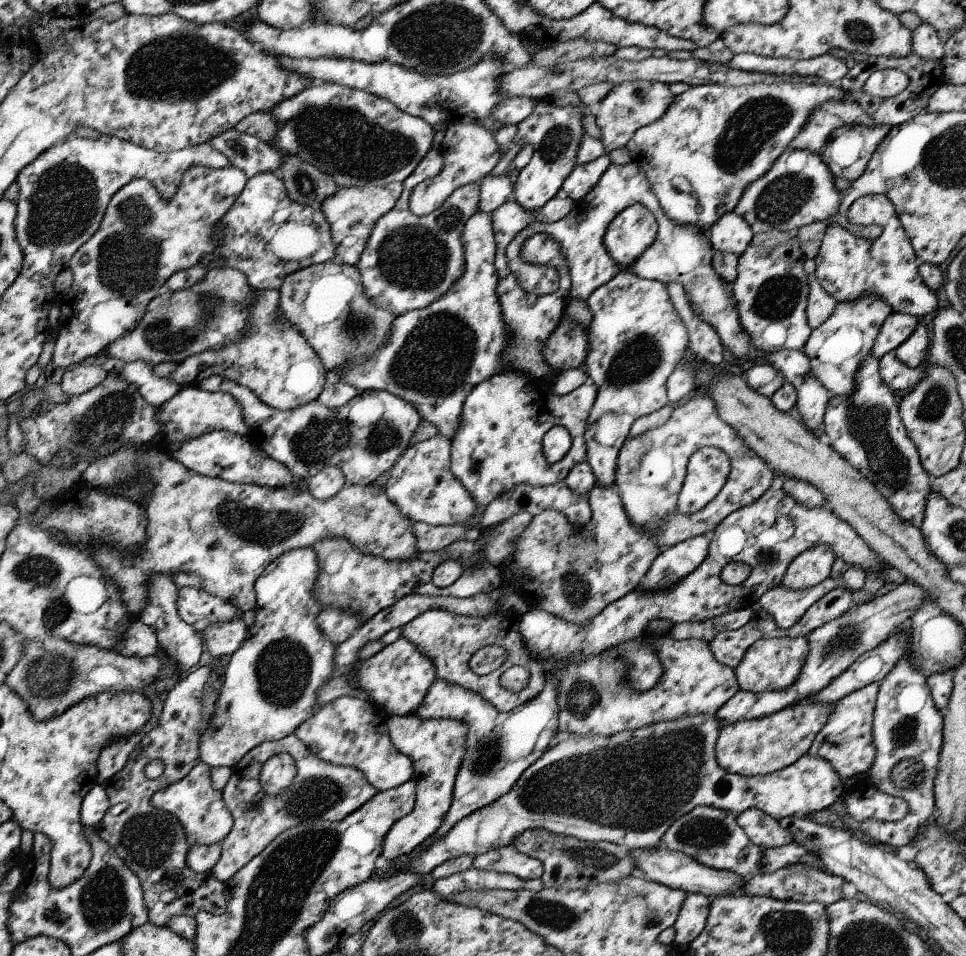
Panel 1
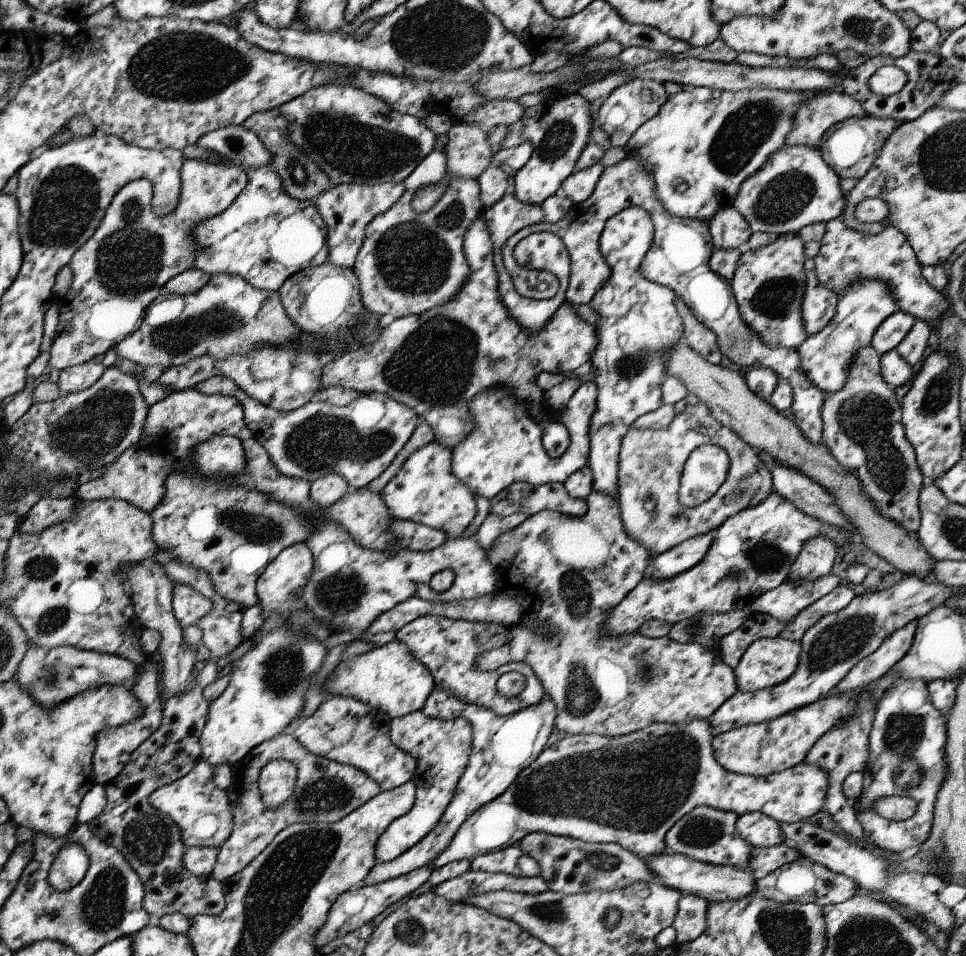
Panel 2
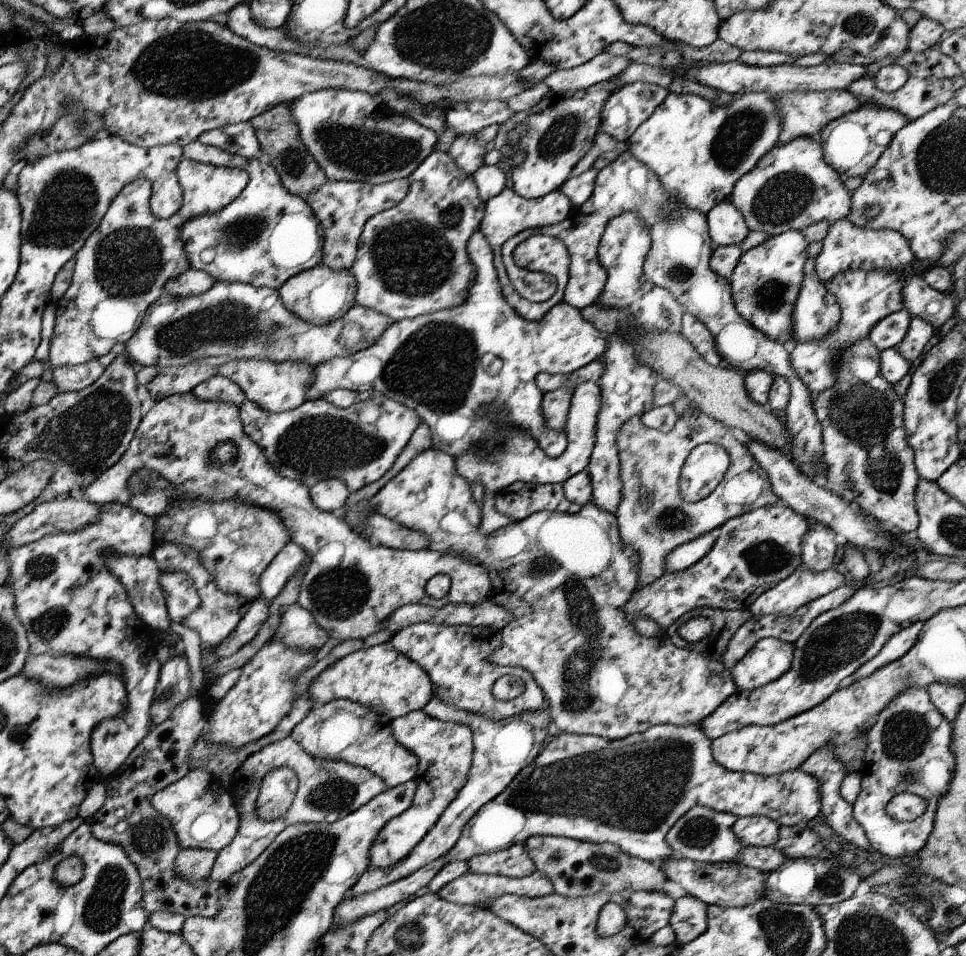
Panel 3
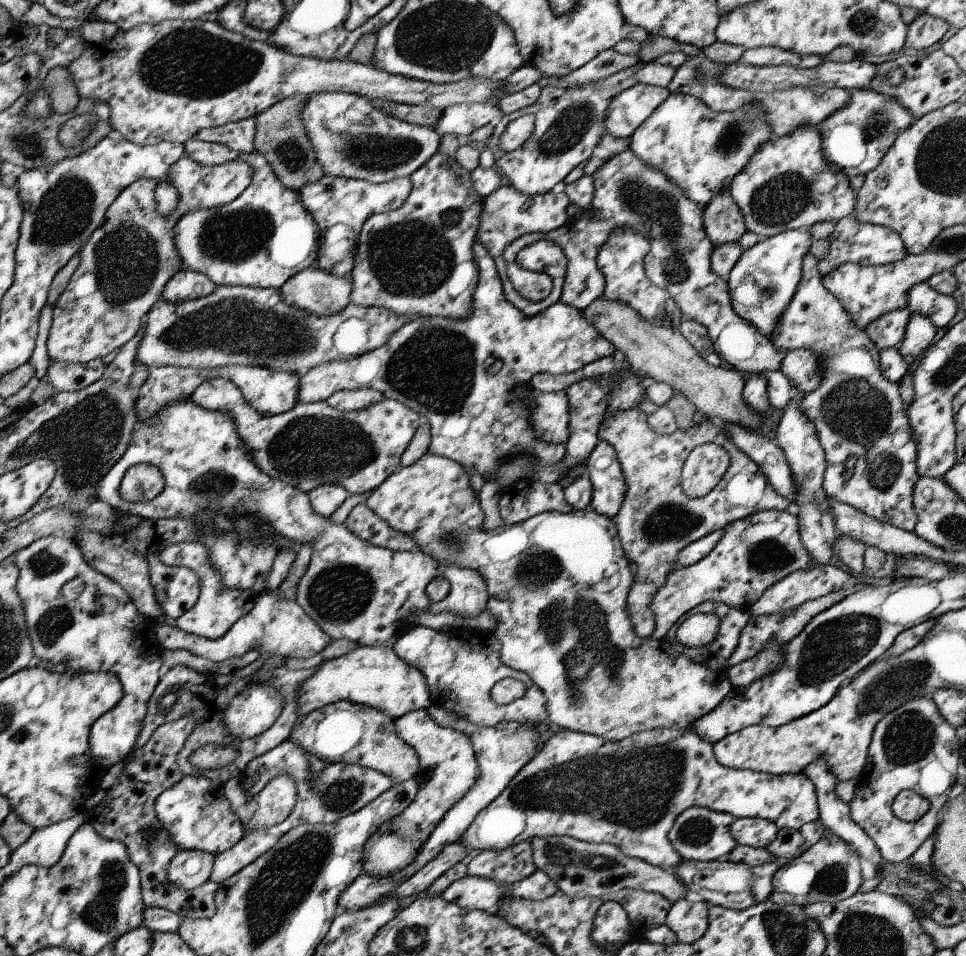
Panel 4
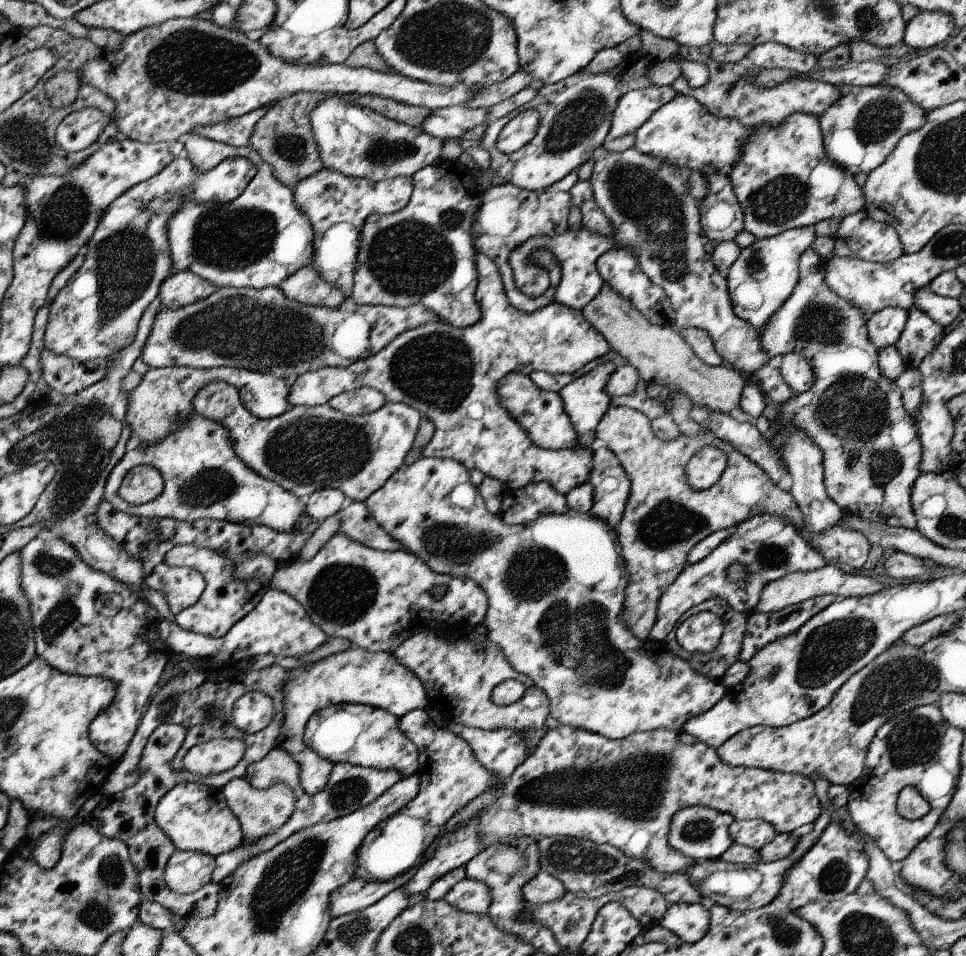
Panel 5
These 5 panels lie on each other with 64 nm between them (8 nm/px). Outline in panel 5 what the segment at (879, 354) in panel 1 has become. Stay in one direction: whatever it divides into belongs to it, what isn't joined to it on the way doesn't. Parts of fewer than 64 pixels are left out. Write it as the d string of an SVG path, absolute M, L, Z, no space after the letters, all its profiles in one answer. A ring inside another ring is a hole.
M884 307L867 318L867 331L874 346L892 346L906 326L908 311L902 307Z

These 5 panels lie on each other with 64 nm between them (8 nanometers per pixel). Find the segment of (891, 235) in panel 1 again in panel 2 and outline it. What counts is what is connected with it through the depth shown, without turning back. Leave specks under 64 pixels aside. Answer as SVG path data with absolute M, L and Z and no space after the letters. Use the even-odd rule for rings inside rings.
M840 218L827 222L827 229L816 256L818 280L836 294L847 289L854 281L880 279L889 284L899 310L911 314L915 319L928 322L941 320L948 314L948 298L928 284L922 274L922 267L909 240L894 225L871 235L850 228Z

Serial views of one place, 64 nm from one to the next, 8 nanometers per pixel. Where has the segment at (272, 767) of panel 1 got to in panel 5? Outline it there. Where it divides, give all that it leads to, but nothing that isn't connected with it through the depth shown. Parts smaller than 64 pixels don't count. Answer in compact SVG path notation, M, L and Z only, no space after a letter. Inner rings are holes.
M245 778L232 779L221 788L226 804L239 820L242 831L241 844L252 845L257 840L273 835L295 811L297 789L291 784L274 784L265 788L253 787Z

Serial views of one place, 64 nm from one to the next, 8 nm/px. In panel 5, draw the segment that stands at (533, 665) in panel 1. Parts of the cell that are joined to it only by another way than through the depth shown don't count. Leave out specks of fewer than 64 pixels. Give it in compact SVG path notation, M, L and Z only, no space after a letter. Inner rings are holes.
M426 629L405 640L394 655L423 682L428 697L427 708L440 713L444 722L458 722L465 727L487 731L508 728L523 734L527 730L542 728L548 718L549 698L544 690L538 689L531 677L514 670L490 636L481 643L472 643L465 638L452 643L436 636L435 629ZM508 679L519 680L526 692L514 705L498 707L493 703L492 691Z

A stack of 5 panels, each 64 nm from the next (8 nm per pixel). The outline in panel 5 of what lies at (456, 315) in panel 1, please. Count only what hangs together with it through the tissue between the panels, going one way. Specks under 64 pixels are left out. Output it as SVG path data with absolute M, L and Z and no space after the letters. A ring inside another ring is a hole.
M477 252L476 266L478 282L475 297L481 317L475 325L459 329L442 320L426 323L399 334L374 357L367 353L350 366L308 371L290 382L290 394L287 396L289 406L323 405L340 393L372 386L385 396L386 402L413 406L423 417L432 420L435 431L431 441L420 451L422 457L449 458L464 463L469 471L481 470L486 477L495 478L510 489L523 489L546 481L554 491L566 496L572 489L589 481L593 469L592 449L580 447L553 451L534 445L525 430L500 404L496 383L509 372L528 376L532 371L572 374L604 356L611 350L610 345L594 326L588 324L583 311L552 301L534 312L520 312L508 302L500 271L492 259Z

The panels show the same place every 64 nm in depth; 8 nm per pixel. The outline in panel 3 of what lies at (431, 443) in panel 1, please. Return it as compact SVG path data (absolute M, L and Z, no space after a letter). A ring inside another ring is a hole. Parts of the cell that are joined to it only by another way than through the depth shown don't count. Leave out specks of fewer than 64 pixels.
M430 448L415 456L396 476L384 482L370 502L373 510L380 513L382 517L405 526L407 529L423 533L423 536L429 541L426 549L442 551L443 554L449 551L461 553L466 561L475 561L487 570L489 584L491 585L490 602L508 609L513 615L513 619L500 631L502 644L493 653L492 660L500 666L520 667L534 677L544 693L547 704L546 710L549 711L551 720L563 733L598 735L602 738L618 740L631 734L644 732L651 726L669 724L685 727L698 725L700 721L712 714L712 711L716 710L716 707L719 707L725 698L735 693L737 686L733 679L732 670L727 669L721 661L706 658L690 649L678 648L672 644L672 641L665 634L650 638L643 637L635 631L635 626L629 621L627 614L622 612L636 589L639 577L639 554L623 543L615 513L602 510L590 501L582 505L581 509L574 514L559 513L558 511L538 511L527 516L524 520L512 521L508 526L498 529L495 533L481 535L479 533L481 508L478 507L478 503L472 497L472 491L471 484L458 474L455 458Z

